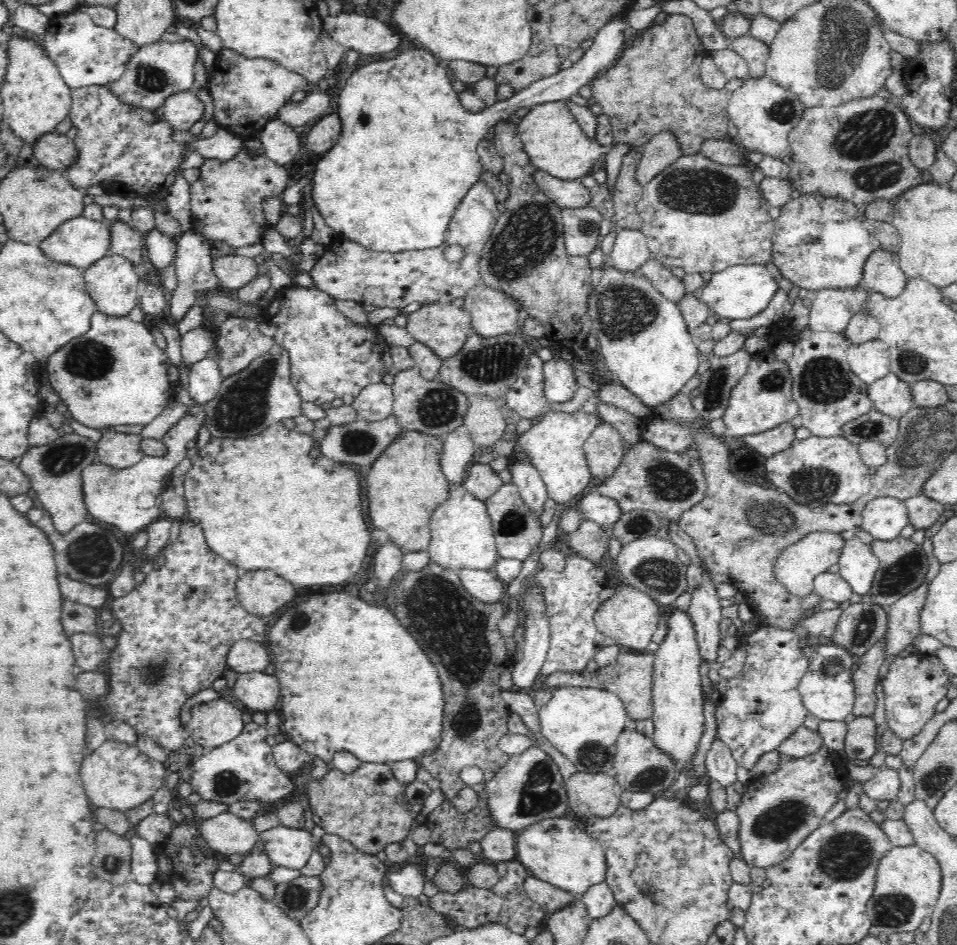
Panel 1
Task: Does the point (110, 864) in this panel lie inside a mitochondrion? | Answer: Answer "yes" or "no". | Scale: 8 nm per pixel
yes

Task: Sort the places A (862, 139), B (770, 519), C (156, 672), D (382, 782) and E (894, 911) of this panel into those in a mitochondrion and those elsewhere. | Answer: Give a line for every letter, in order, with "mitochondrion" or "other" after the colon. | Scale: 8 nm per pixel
A: mitochondrion
B: mitochondrion
C: mitochondrion
D: mitochondrion
E: mitochondrion

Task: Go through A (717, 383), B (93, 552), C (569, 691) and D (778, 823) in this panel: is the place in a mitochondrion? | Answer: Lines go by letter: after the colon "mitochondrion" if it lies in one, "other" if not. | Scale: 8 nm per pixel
A: mitochondrion
B: mitochondrion
C: other
D: mitochondrion

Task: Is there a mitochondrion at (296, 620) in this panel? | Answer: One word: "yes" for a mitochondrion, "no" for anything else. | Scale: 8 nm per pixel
yes

